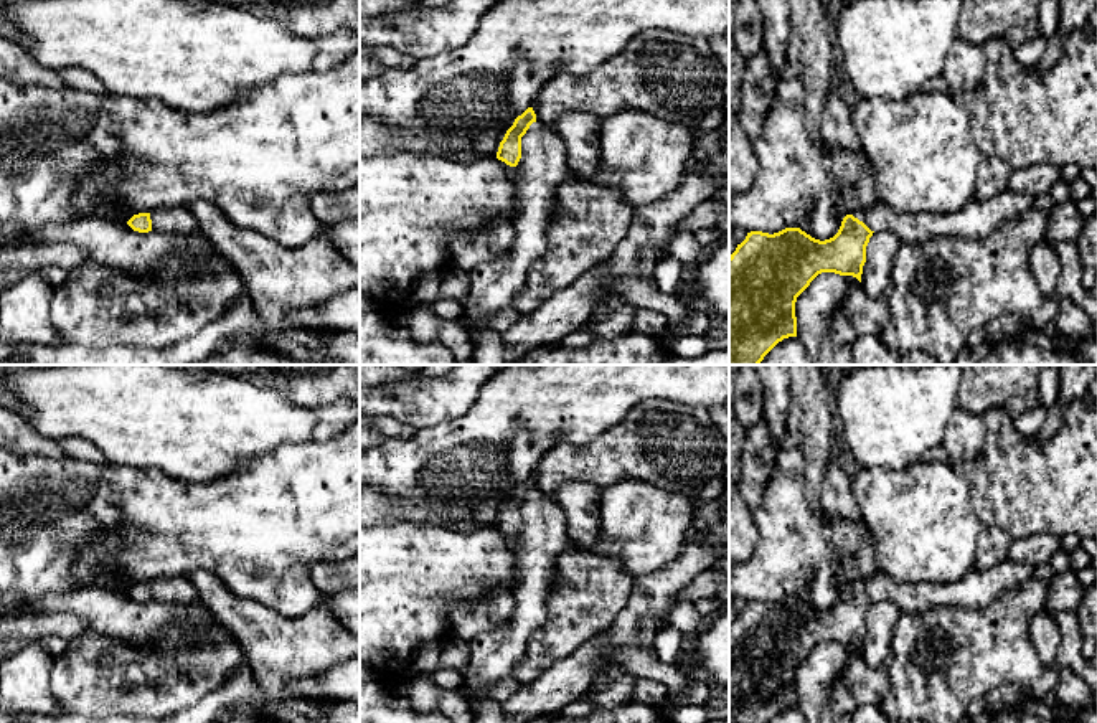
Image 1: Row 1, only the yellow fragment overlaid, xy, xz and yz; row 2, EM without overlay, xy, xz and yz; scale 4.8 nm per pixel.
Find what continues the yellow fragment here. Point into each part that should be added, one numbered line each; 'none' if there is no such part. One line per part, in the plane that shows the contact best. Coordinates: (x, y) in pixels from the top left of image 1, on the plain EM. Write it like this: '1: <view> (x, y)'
1: xz (541, 538)

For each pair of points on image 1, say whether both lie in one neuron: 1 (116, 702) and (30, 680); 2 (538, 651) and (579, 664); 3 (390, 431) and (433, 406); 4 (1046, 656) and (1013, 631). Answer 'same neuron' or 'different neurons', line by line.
1: different neurons
2: different neurons
3: different neurons
4: different neurons

